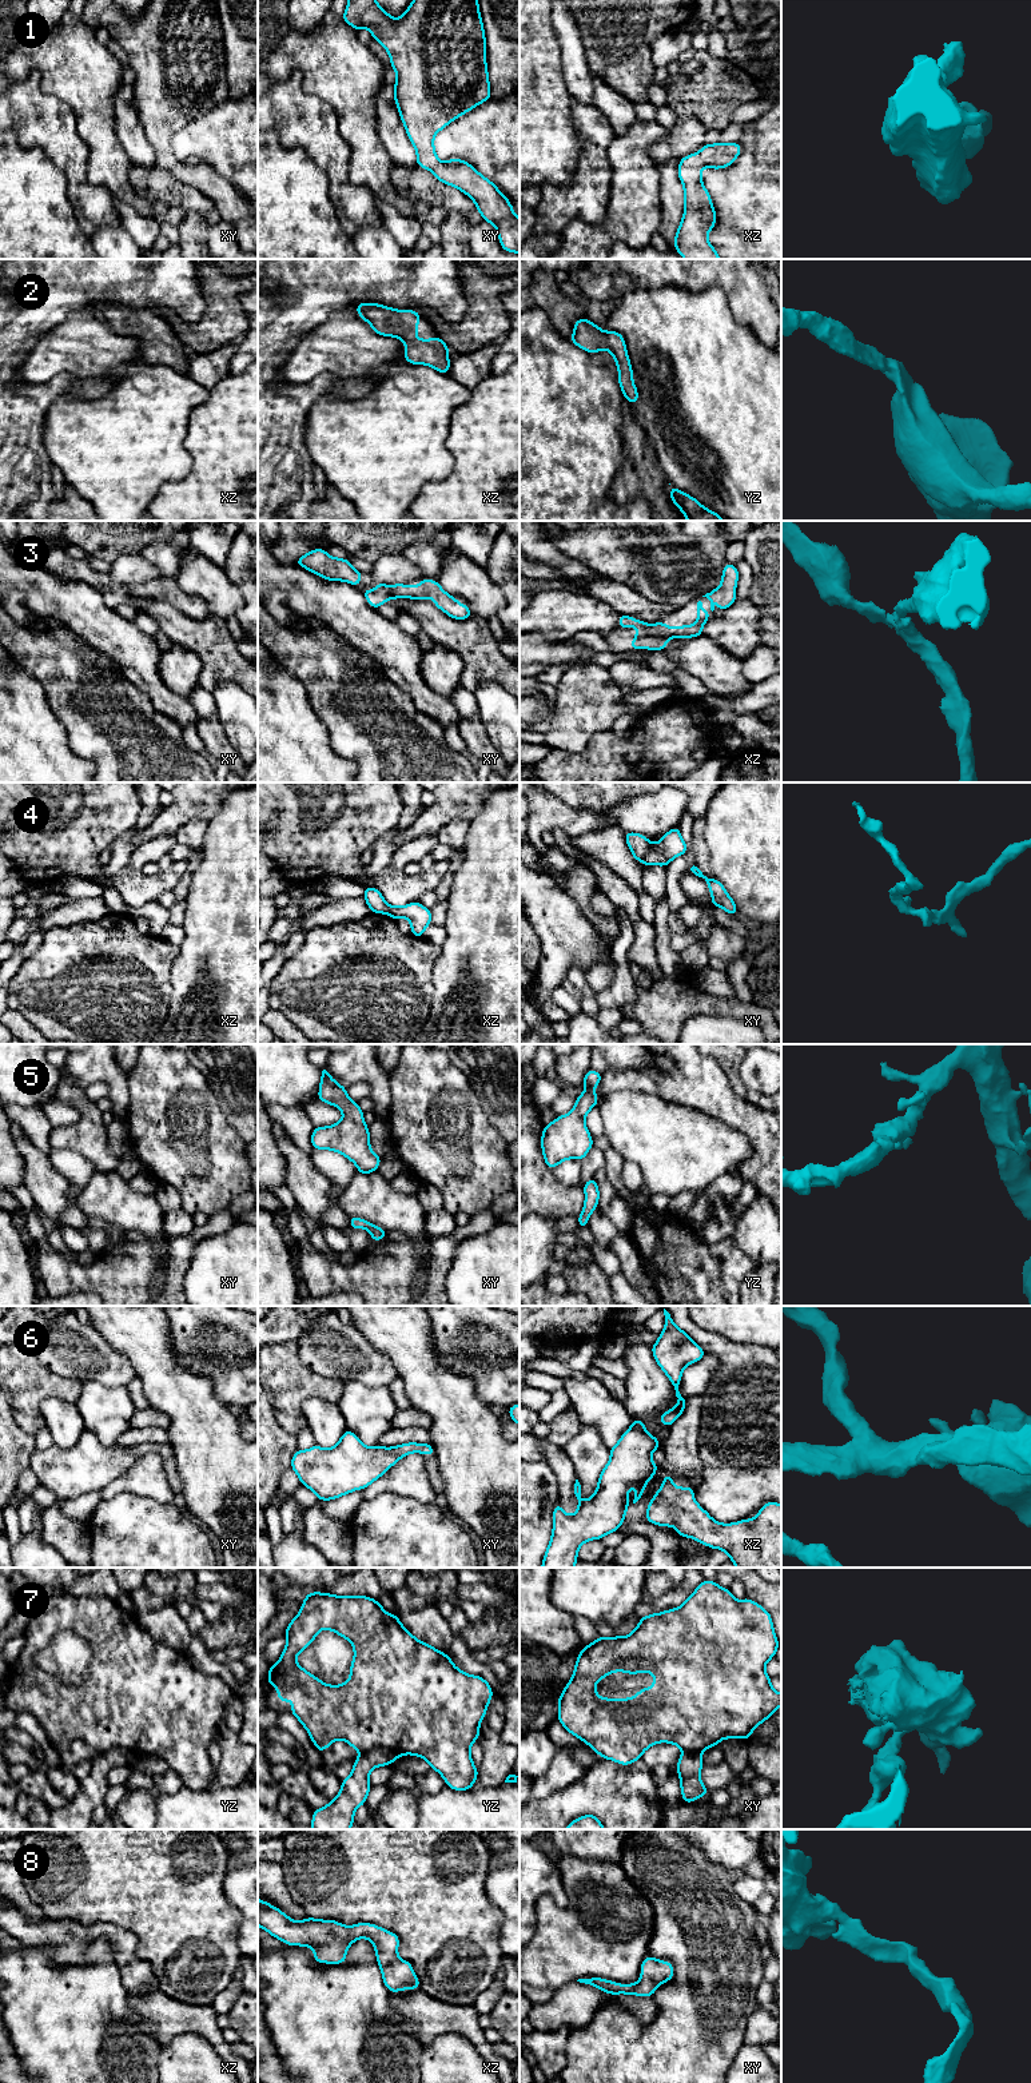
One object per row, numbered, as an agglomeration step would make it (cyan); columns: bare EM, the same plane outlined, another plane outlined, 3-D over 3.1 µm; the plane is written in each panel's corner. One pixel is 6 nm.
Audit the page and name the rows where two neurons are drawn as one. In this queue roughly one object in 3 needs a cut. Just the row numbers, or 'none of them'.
4, 7

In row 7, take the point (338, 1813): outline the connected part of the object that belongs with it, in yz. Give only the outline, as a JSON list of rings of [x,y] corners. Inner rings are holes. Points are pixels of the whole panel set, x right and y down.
[[[373,1748],[354,1761],[351,1775],[341,1781],[338,1796],[325,1808],[313,1812],[313,1829],[350,1829],[354,1812],[366,1803],[370,1792],[369,1775],[377,1767],[395,1763],[397,1757],[387,1749]]]

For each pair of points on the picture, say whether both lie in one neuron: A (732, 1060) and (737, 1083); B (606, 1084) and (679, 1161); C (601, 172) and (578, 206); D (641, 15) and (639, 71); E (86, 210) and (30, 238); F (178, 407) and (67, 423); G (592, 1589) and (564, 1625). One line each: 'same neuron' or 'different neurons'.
A: same neuron
B: different neurons
C: same neuron
D: same neuron
E: different neurons
F: same neuron
G: different neurons

